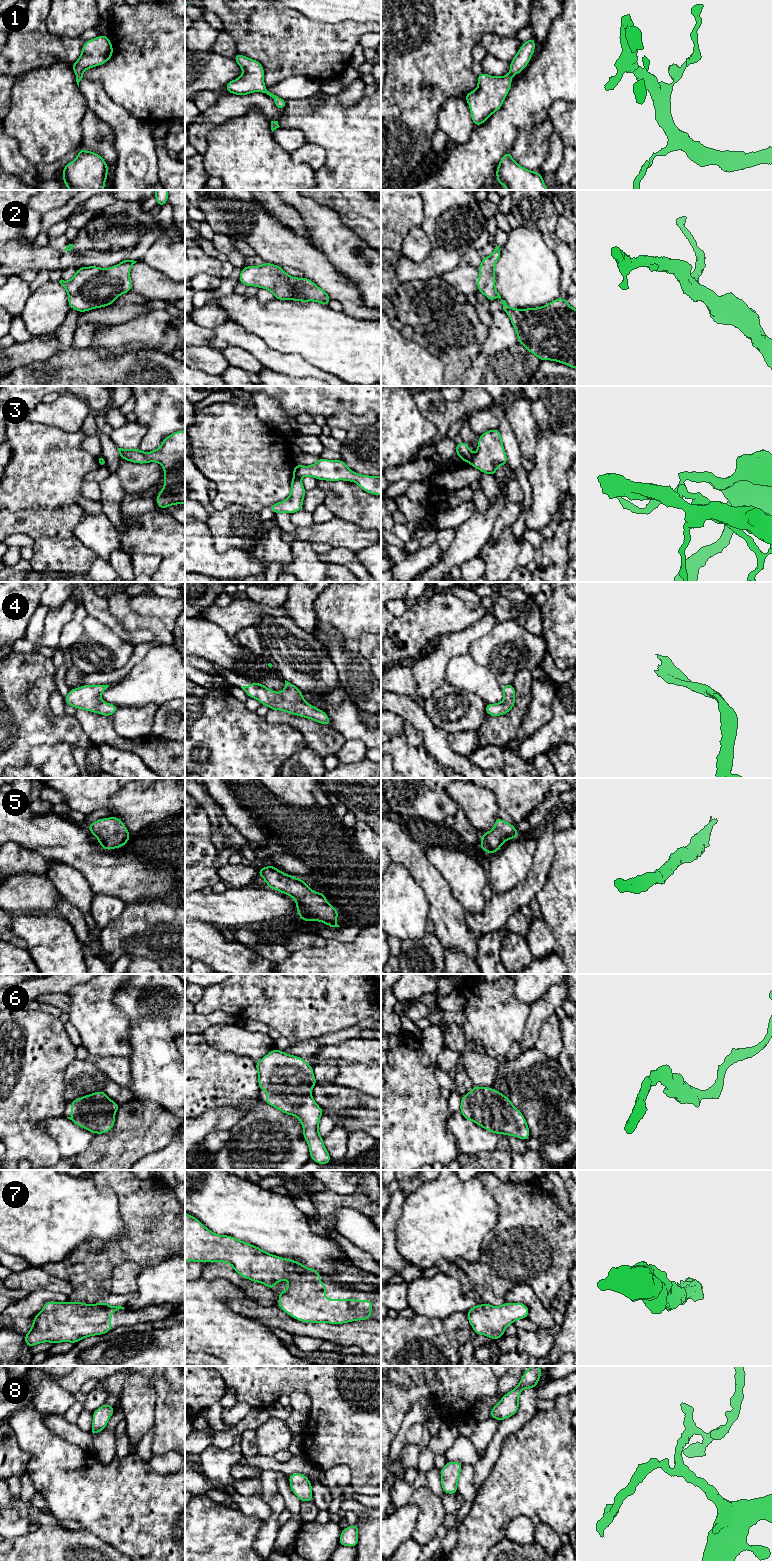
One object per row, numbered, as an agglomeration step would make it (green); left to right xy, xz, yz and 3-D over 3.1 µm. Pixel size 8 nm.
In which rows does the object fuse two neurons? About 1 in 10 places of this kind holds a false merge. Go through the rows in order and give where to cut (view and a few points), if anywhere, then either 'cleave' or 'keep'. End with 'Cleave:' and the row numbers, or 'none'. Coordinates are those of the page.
1: no cut | keep
2: no cut | keep
3: yz (473, 455), (469, 462) | cleave
4: no cut | keep
5: no cut | keep
6: no cut | keep
7: no cut | keep
8: no cut | keep
Cleave: 3

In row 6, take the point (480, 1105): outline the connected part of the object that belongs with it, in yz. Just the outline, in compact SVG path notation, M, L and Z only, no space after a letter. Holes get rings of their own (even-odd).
M474 1085L460 1102L460 1112L464 1118L487 1131L515 1136L524 1141L530 1137L523 1114L499 1091Z

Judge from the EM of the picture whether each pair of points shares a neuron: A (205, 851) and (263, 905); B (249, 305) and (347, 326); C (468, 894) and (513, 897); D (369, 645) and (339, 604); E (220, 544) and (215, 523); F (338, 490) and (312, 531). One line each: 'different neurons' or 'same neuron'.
A: different neurons
B: same neuron
C: different neurons
D: different neurons
E: same neuron
F: different neurons

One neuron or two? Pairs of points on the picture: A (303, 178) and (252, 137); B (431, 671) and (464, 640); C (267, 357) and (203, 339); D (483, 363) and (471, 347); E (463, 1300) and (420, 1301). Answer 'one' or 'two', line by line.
A: one
B: one
C: one
D: two
E: one

